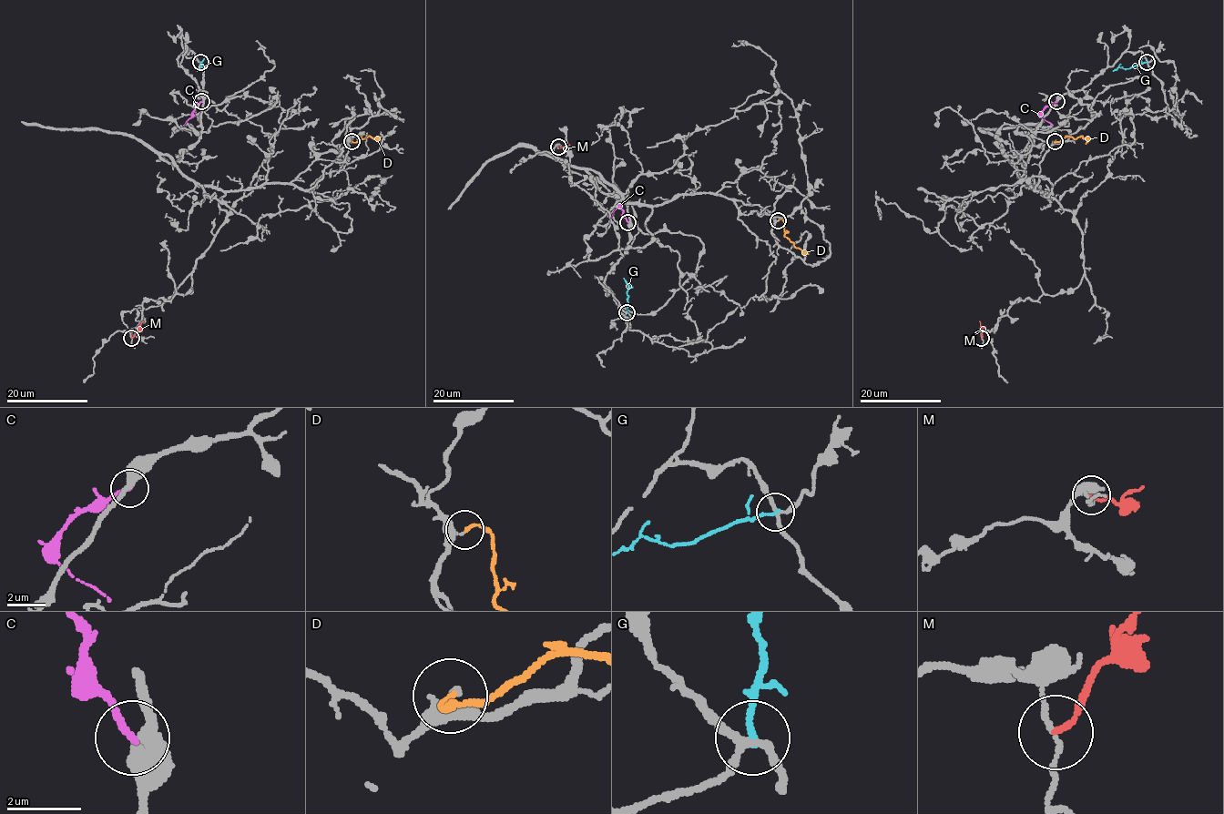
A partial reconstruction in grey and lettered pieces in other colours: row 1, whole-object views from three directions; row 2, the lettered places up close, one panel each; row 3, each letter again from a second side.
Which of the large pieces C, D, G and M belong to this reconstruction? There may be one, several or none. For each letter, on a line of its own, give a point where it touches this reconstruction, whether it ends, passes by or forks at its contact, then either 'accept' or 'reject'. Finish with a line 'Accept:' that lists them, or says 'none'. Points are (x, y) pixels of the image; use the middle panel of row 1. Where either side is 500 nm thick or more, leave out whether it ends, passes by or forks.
C: (627, 222) | it ends | reject
D: (778, 220) | it ends | accept
G: (627, 312) | it ends | reject
M: (558, 147) | it ends | reject
Accept: D

